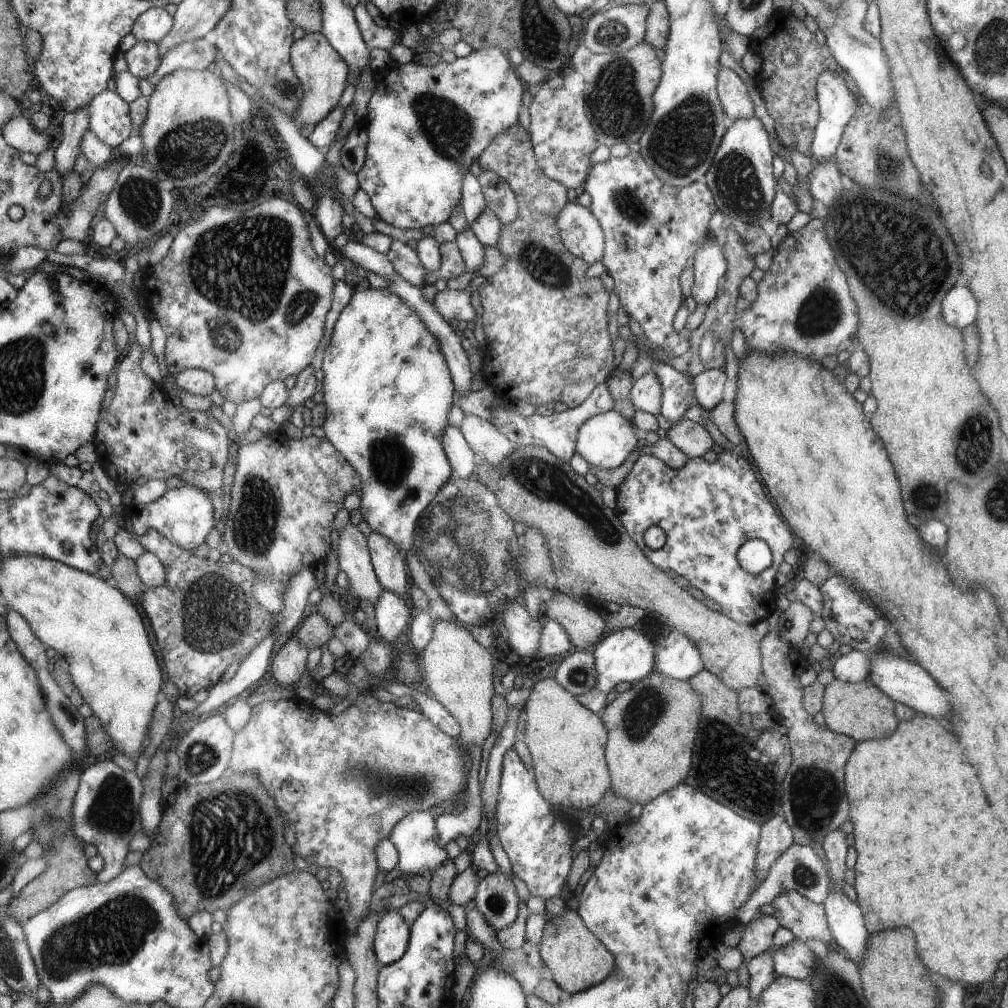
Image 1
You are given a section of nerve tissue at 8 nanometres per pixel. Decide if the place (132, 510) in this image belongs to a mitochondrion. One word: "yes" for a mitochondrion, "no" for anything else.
no

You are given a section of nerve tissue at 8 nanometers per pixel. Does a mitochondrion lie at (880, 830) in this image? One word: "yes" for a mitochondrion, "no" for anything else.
no

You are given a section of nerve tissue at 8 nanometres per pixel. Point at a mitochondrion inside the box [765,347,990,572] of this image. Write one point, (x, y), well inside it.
(923, 497)

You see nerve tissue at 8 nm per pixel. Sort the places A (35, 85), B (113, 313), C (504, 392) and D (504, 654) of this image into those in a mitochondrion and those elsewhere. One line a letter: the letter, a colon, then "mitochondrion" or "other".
A: other
B: other
C: other
D: other

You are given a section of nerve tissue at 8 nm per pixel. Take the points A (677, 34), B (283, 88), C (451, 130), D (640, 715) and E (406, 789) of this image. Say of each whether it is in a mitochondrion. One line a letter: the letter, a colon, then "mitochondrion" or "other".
A: other
B: mitochondrion
C: mitochondrion
D: mitochondrion
E: mitochondrion

